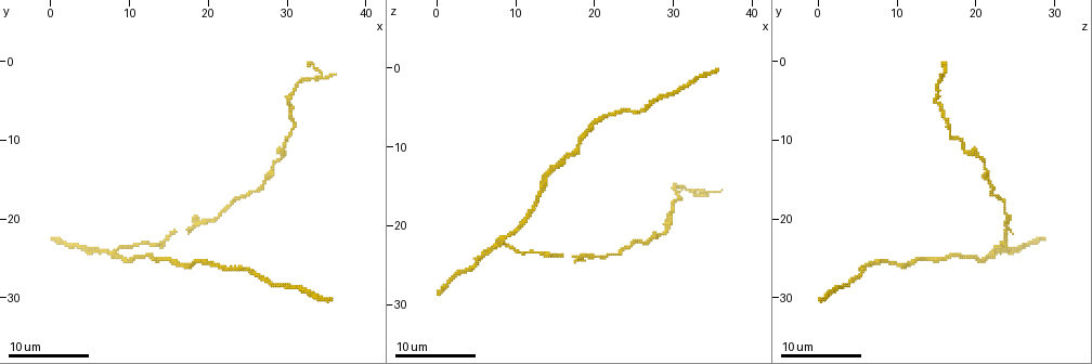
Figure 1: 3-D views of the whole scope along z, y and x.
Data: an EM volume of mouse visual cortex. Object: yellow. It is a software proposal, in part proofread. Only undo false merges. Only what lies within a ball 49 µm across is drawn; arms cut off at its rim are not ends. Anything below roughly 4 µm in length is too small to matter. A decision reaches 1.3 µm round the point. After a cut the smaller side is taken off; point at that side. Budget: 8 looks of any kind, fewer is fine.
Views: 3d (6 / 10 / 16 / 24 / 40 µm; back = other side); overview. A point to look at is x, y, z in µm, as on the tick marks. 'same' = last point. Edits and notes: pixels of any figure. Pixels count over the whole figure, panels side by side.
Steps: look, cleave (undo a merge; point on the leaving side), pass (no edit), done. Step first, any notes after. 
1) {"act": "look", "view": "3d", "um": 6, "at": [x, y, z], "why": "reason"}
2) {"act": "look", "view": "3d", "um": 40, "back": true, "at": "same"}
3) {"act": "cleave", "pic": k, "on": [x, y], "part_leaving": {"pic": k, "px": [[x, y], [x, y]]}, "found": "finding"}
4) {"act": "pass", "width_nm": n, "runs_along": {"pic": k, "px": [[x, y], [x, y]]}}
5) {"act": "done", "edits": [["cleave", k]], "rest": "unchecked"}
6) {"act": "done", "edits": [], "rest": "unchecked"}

{"act": "look", "view": "3d", "um": 6, "at": [18.0, 21.0, 24.0], "why": "calibre changes"}

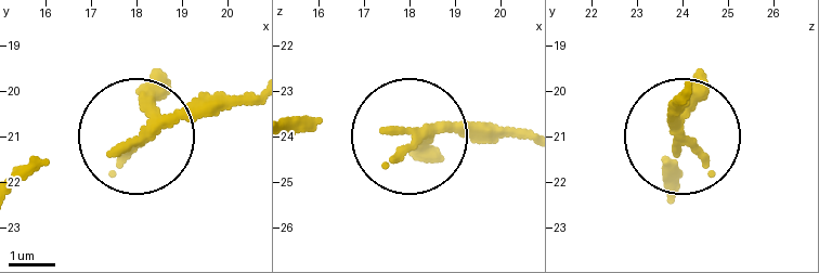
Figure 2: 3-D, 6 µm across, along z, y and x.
{"act": "look", "view": "3d", "um": 6, "back": true, "at": [18.10, 21.00, 24.00]}

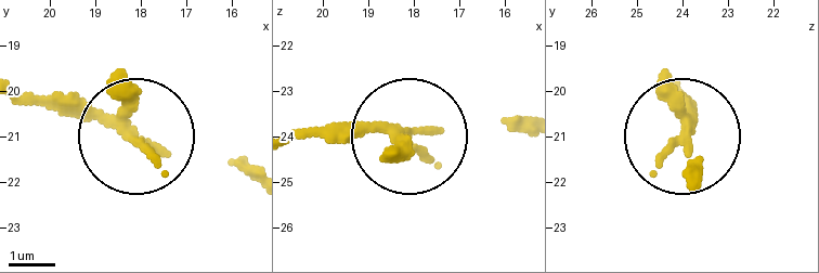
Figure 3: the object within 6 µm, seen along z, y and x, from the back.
{"act": "pass", "runs_along": {"pic": 3, "px": [[255, 180], [22, 103]]}, "found": "all the same neuron"}

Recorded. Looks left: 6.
{"act": "look", "view": "3d", "um": 10, "at": [7.5, 24.5, 22.0], "why": "arms part here"}

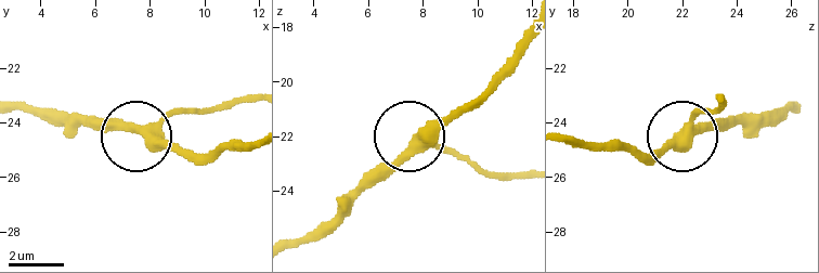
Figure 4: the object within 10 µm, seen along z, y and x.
{"act": "pass", "side_arm_um": 10, "runs_along": {"pic": 4, "px": [[499, 174], [413, 138], [350, 200]]}, "found": "all the same neuron"}

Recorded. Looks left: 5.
{"act": "look", "view": "3d", "um": 10, "at": [29.5, 11.0, 18.5], "why": "sudden change in width"}

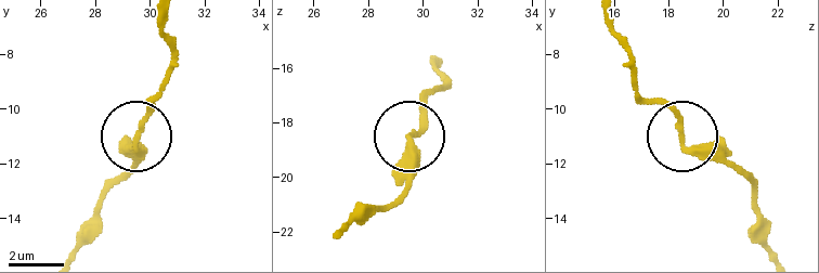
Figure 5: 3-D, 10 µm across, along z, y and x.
{"act": "look", "view": "3d", "um": 10, "back": true, "at": [29.6, 11.2, 18.6], "why": "other side"}

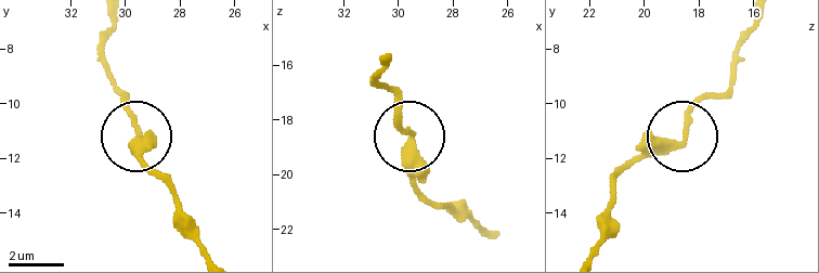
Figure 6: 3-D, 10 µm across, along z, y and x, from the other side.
{"act": "pass", "width_nm": 290, "found": "continuous, no second neuron"}

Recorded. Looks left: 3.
{"act": "look", "view": "3d", "um": 10, "at": [31.0, 4.0, 15.0], "why": "thick turns thin"}

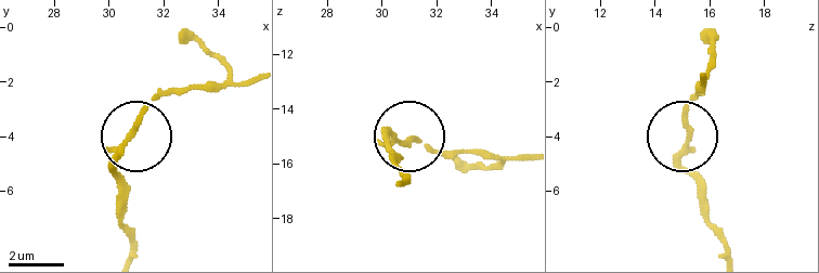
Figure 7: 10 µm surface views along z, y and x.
{"act": "look", "view": "3d", "um": 6, "at": [30.7, 3.9, 15.2]}

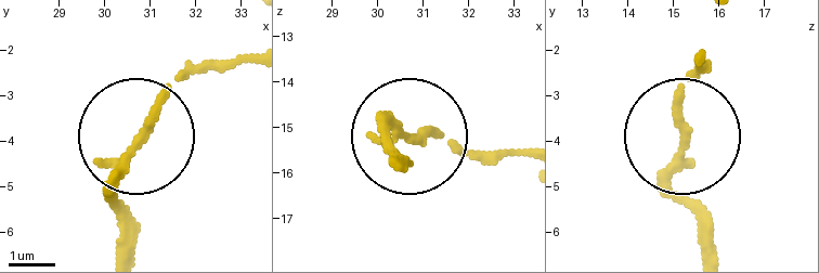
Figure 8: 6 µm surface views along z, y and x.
{"act": "pass", "runs_along": {"pic": 8, "px": [[404, 172], [392, 126], [470, 157]]}, "found": "all the same neuron"}

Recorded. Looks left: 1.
{"act": "done", "edits": [], "rest": "unchecked"}

